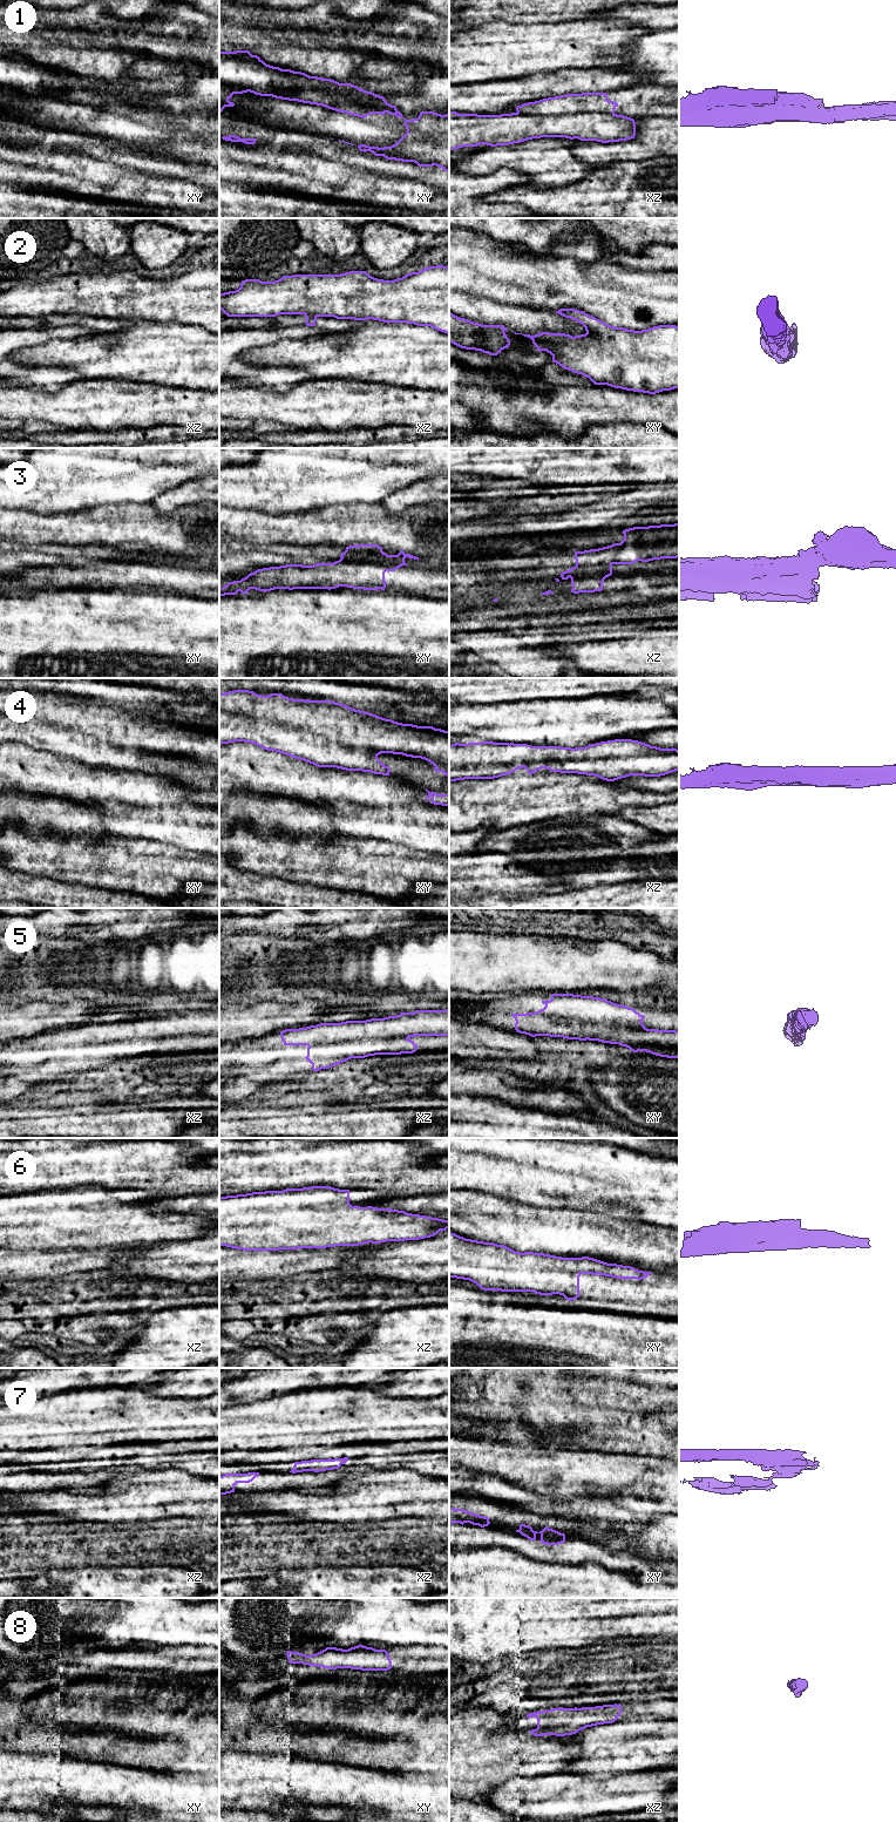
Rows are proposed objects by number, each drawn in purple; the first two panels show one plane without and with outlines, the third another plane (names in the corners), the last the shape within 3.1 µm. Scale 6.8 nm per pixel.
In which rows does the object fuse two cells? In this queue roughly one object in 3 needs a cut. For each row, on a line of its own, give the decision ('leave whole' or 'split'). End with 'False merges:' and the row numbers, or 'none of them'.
1: split
2: split
3: split
4: leave whole
5: leave whole
6: leave whole
7: split
8: leave whole
False merges: 1, 2, 3, 7

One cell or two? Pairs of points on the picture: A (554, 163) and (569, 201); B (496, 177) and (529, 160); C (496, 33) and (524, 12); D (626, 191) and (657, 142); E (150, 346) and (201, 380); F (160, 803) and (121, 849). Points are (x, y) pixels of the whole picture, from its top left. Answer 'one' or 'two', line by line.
A: two
B: two
C: two
D: two
E: one
F: two

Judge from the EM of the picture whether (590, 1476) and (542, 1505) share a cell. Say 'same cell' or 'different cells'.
different cells

